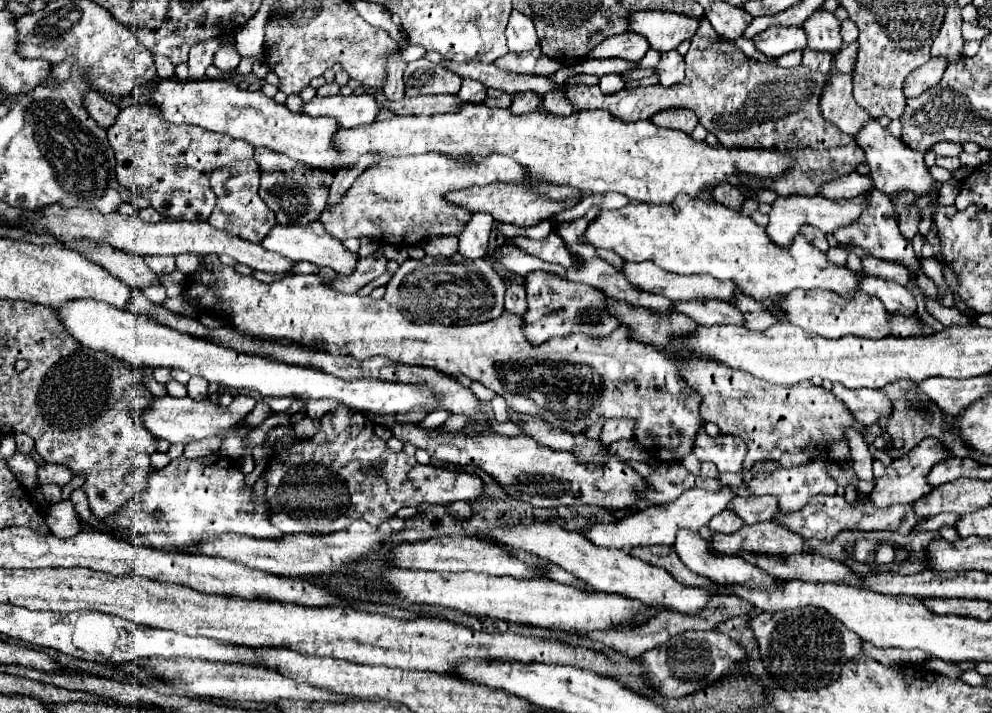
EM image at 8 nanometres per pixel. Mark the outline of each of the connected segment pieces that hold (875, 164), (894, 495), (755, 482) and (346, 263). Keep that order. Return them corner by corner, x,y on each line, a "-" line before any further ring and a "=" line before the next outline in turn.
872,119
872,123
868,123
868,127
864,127
864,131
860,131
856,141
860,143
860,147
866,153
866,163
870,165
870,177
874,179
874,187
878,191
882,191
890,197
900,195
900,193
914,193
916,197
928,195
932,199
930,205
938,203
940,185
936,185
936,181
932,179
930,169
924,163
924,153
904,147
904,143
900,139
892,137
892,133
888,129
884,129
876,119
=
932,437
922,439
914,449
908,451
908,455
896,459
890,467
886,467
884,477
876,481
876,487
870,493
872,505
874,507
890,507
890,505
898,505
898,503
914,503
916,499
920,499
920,495
926,495
932,489
926,481
928,471
944,459
946,459
946,449
942,447
940,441
936,441
=
812,459
808,465
800,467
790,467
790,469
778,469
772,473
760,473
756,479
752,479
748,485
752,487
754,495
772,495
778,499
778,505
784,507
784,511
798,511
798,507
804,507
808,499
814,495
834,495
838,483
830,477
828,473
828,463
830,459
=
314,221
310,225
296,225
296,227
284,227
284,225
276,225
270,233
268,233
268,239
264,239
262,243
264,249
268,251
274,251
282,257
288,257
292,261
308,261
308,263
314,263
318,267
330,267
334,269
338,275
352,275
356,265
358,265
358,259
360,255
358,253
352,253
348,251
342,241
338,241
336,237
332,237
320,221

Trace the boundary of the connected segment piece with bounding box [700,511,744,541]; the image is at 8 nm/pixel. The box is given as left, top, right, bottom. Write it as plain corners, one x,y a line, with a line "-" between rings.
722,511
722,513
714,515
704,529
700,529
700,535
710,541
714,533
726,533
726,535
728,535
728,533
738,531
742,525
744,525
744,523
742,523
742,519
740,519
736,513
732,513
732,511

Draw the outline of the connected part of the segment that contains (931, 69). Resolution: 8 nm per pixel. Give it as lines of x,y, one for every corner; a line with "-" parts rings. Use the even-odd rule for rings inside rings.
930,59
922,67
914,69
904,81
906,99
918,97
922,91
934,87
934,83
942,79
942,73
944,73
944,63
940,63
940,59

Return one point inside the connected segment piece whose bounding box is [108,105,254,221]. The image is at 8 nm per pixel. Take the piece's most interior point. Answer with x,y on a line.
169,164

